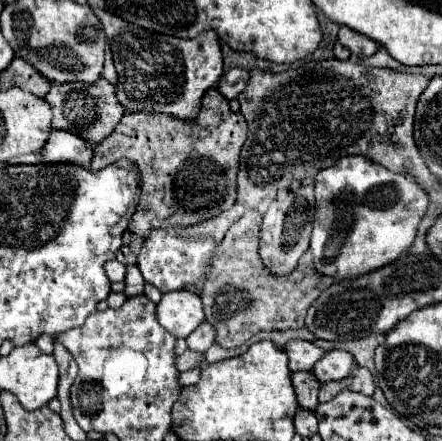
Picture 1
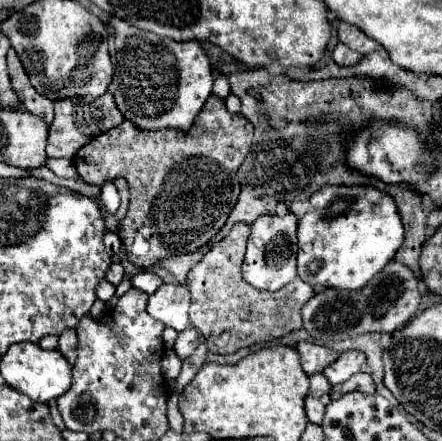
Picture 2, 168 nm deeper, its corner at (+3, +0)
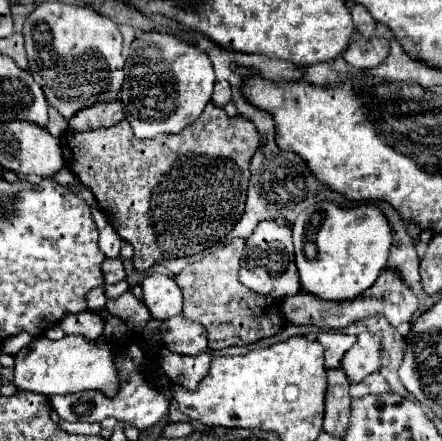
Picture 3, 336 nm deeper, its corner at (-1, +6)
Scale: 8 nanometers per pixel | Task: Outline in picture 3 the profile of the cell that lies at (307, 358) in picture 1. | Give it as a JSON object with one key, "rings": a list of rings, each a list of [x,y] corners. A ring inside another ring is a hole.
{"rings":[[[320,332],[318,342],[326,348],[326,352],[324,352],[326,368],[340,368],[342,358],[356,342],[356,336],[342,334],[342,332]]]}

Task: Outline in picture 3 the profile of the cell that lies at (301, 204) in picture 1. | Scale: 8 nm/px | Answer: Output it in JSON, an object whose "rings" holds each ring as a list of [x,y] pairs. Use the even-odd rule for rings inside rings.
{"rings":[[[264,220],[256,226],[254,234],[246,240],[248,250],[240,262],[240,282],[256,294],[272,298],[288,298],[300,292],[296,262],[292,256],[292,232],[288,226],[274,220]]]}

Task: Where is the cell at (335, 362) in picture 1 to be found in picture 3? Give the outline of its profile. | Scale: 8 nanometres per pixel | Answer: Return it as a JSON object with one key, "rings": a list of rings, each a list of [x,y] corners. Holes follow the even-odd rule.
{"rings":[[[364,332],[358,336],[356,344],[346,352],[342,370],[346,372],[350,382],[360,382],[368,374],[380,370],[380,350],[382,342],[376,334]]]}

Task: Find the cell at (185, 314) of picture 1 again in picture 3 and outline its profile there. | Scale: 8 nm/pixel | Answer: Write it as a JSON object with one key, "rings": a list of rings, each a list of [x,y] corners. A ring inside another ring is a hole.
{"rings":[[[148,274],[142,280],[142,300],[144,306],[150,310],[152,318],[166,320],[182,312],[182,292],[170,276],[164,274]]]}

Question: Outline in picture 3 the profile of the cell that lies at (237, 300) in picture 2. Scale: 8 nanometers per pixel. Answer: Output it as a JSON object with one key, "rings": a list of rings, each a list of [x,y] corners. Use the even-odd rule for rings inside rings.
{"rings":[[[232,240],[224,248],[204,256],[200,262],[188,264],[174,280],[180,284],[184,294],[184,310],[182,314],[188,320],[196,320],[204,324],[208,330],[208,348],[222,350],[230,346],[248,346],[262,338],[270,338],[280,334],[286,328],[284,318],[280,316],[280,300],[272,300],[268,296],[258,296],[256,292],[248,292],[238,282],[238,264],[244,252],[244,240]]]}

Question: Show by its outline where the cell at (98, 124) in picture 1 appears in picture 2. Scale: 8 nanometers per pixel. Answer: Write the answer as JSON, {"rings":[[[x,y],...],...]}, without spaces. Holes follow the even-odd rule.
{"rings":[[[110,92],[104,96],[80,96],[80,98],[64,98],[54,100],[54,120],[48,134],[48,146],[46,154],[52,158],[72,158],[82,146],[92,142],[96,136],[108,132],[110,128],[118,126],[124,120],[120,110],[116,108],[116,102]]]}

